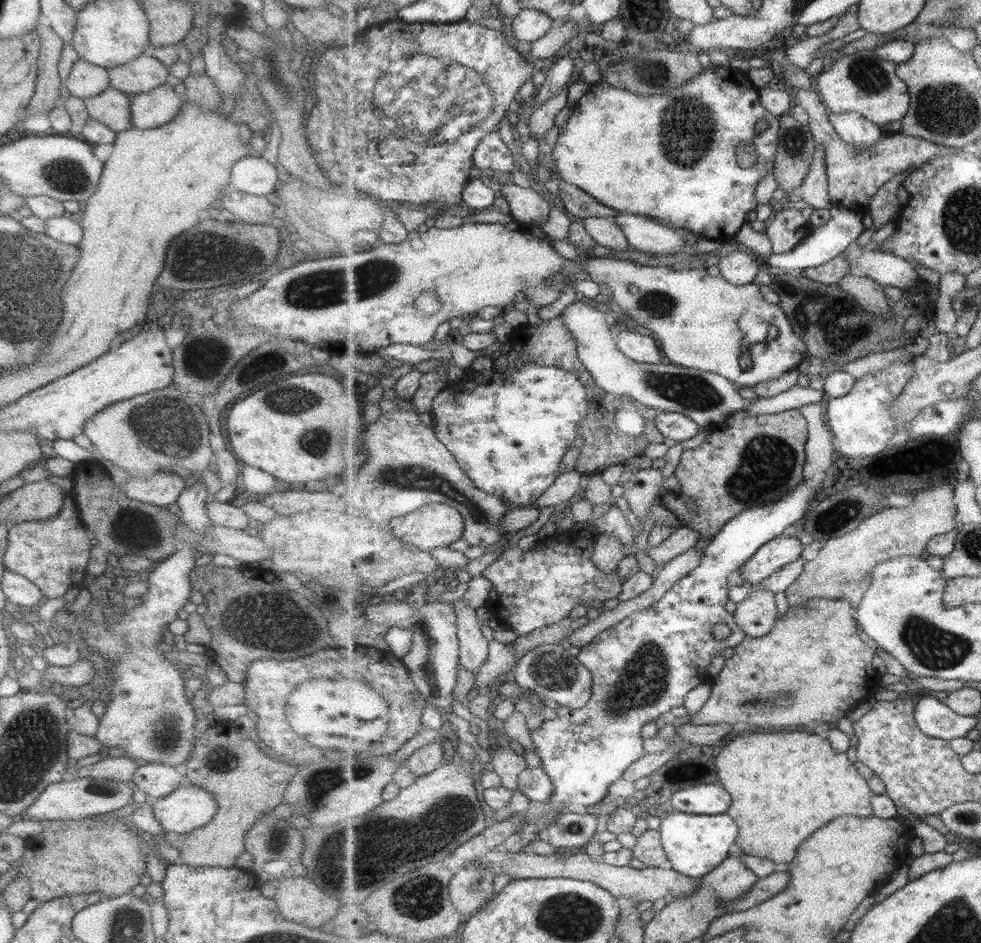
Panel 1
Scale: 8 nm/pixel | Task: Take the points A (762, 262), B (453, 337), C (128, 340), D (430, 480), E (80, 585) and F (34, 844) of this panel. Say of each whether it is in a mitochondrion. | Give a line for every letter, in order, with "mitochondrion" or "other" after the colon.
A: other
B: other
C: other
D: mitochondrion
E: other
F: other

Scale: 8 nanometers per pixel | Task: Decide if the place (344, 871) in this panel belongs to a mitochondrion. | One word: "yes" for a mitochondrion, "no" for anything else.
yes

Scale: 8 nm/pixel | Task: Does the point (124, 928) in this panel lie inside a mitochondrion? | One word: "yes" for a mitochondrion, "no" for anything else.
yes

